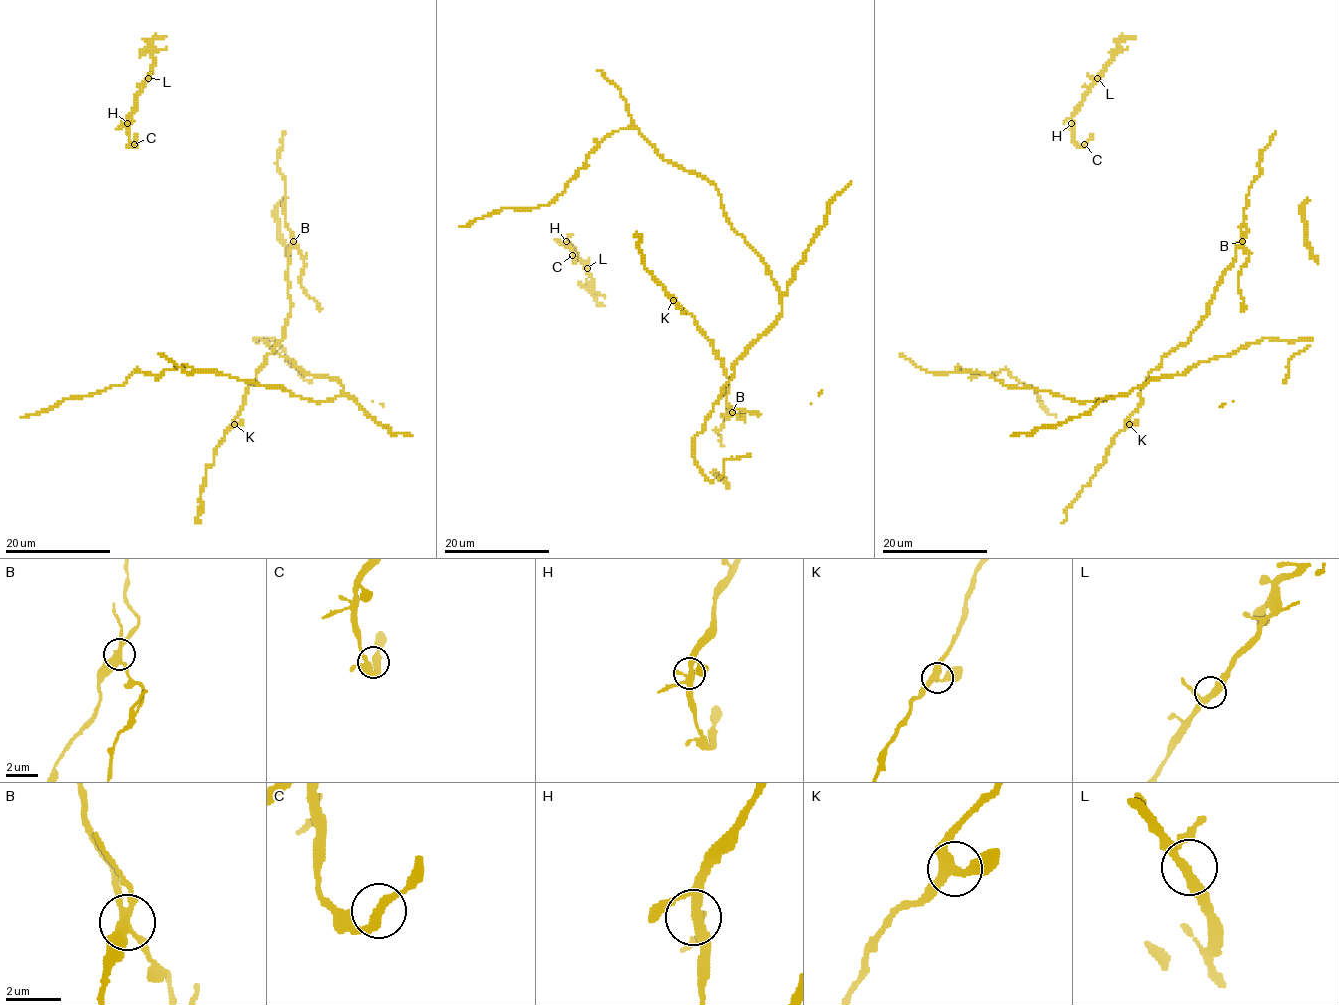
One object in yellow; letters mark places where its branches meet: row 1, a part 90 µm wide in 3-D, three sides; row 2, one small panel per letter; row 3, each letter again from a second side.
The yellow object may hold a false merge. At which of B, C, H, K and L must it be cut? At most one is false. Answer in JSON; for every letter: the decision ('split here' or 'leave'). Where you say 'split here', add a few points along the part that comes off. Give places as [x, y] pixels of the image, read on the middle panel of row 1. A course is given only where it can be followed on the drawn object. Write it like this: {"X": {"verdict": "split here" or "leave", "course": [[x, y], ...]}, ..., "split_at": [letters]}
{"B": {"verdict": "split here", "course": [[732, 412], [740, 420], [743, 413], [739, 408], [752, 413], [759, 412]]}, "C": {"verdict": "leave"}, "H": {"verdict": "leave"}, "K": {"verdict": "leave"}, "L": {"verdict": "leave"}, "split_at": ["B"]}

